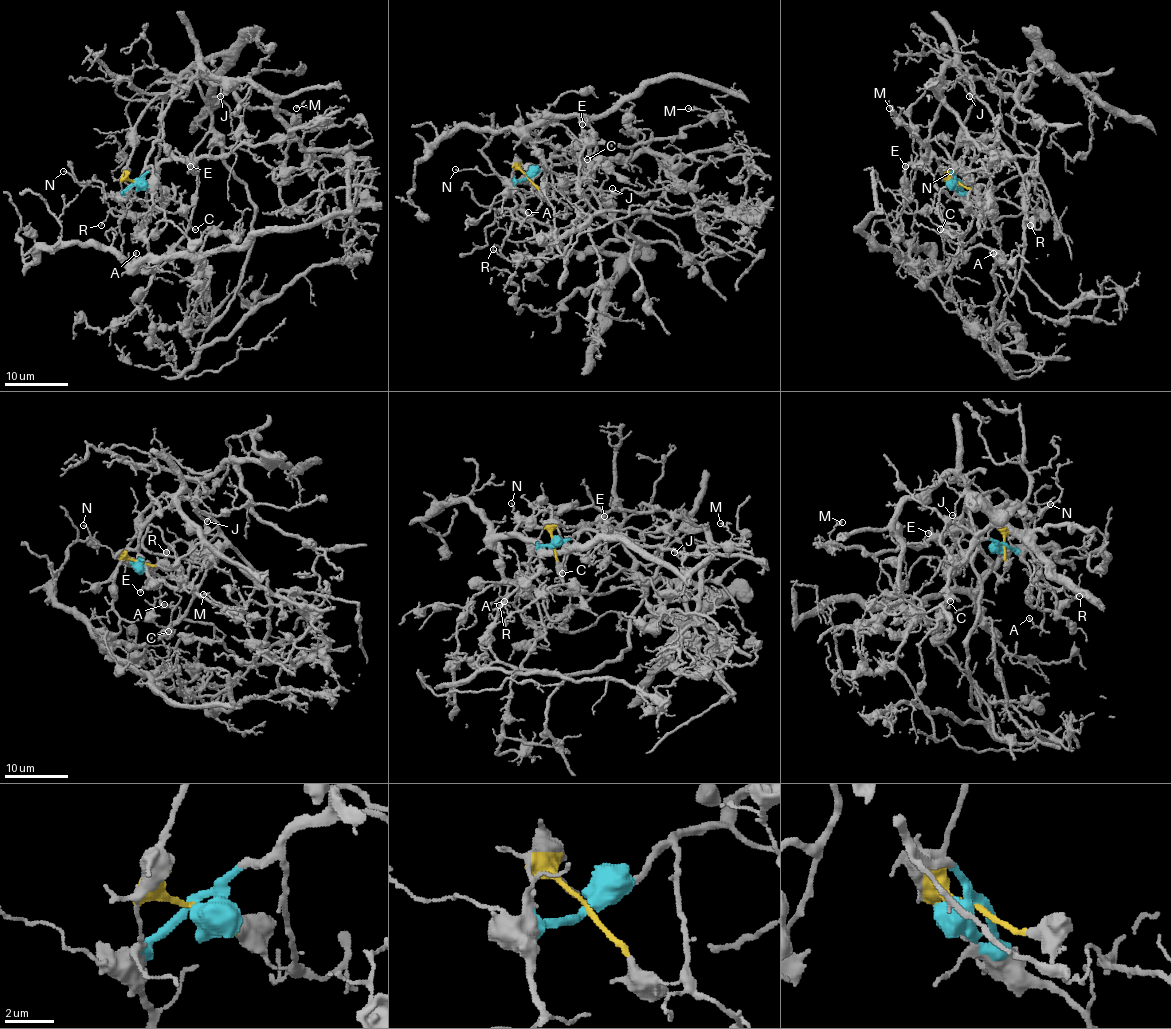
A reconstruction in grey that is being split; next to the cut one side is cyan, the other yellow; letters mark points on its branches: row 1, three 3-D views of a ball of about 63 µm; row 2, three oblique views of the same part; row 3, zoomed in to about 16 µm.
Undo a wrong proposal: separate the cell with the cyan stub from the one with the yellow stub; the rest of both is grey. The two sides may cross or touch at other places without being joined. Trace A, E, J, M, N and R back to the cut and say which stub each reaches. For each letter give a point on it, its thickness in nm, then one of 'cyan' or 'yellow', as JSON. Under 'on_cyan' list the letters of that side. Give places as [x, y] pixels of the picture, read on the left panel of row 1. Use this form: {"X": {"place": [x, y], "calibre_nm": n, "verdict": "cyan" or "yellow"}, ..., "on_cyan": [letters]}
{"A": {"place": [136, 253], "calibre_nm": 140, "verdict": "cyan"}, "E": {"place": [190, 166], "calibre_nm": 170, "verdict": "cyan"}, "J": {"place": [220, 96], "calibre_nm": 90, "verdict": "yellow"}, "M": {"place": [296, 108], "calibre_nm": 140, "verdict": "cyan"}, "N": {"place": [63, 171], "calibre_nm": 110, "verdict": "cyan"}, "R": {"place": [101, 225], "calibre_nm": 150, "verdict": "cyan"}, "on_cyan": ["A", "E", "M", "N", "R"]}

